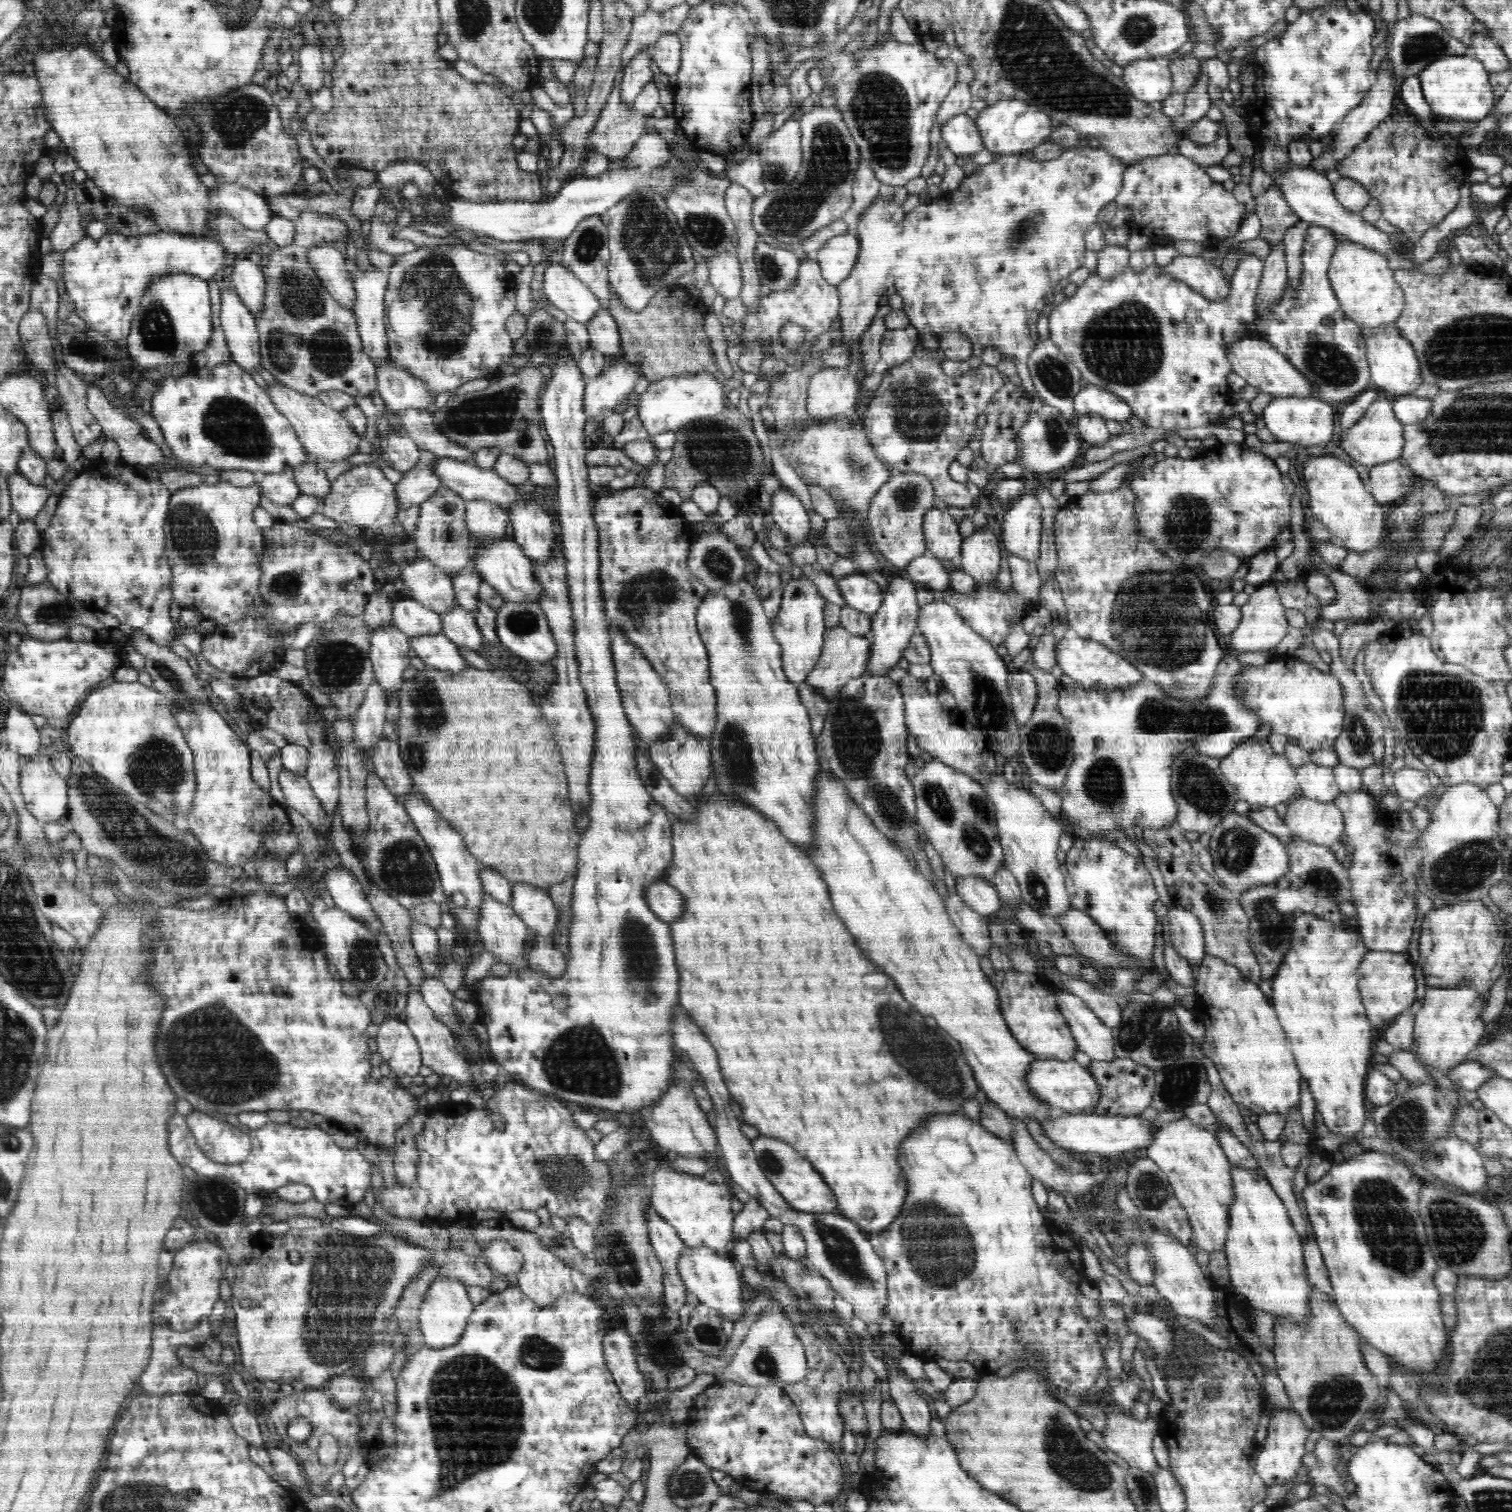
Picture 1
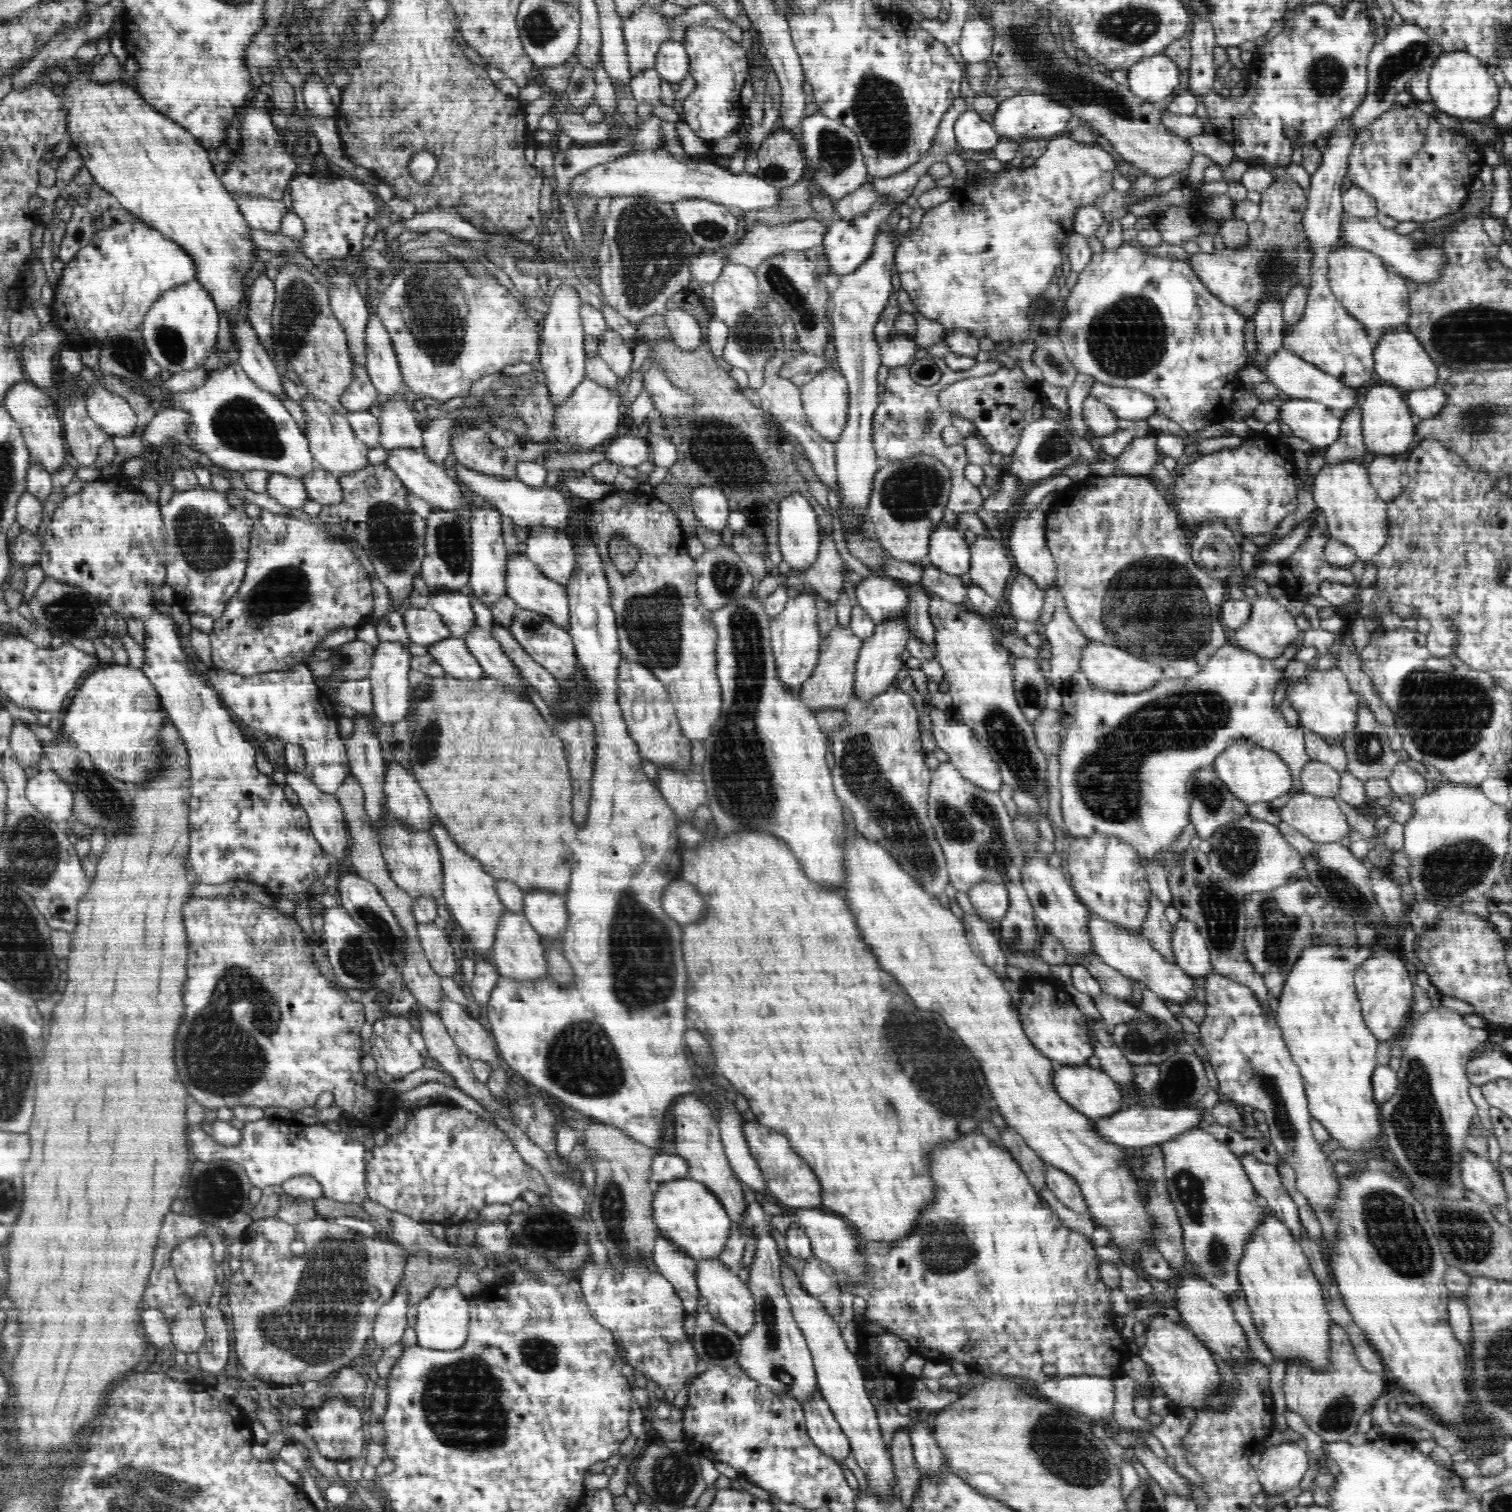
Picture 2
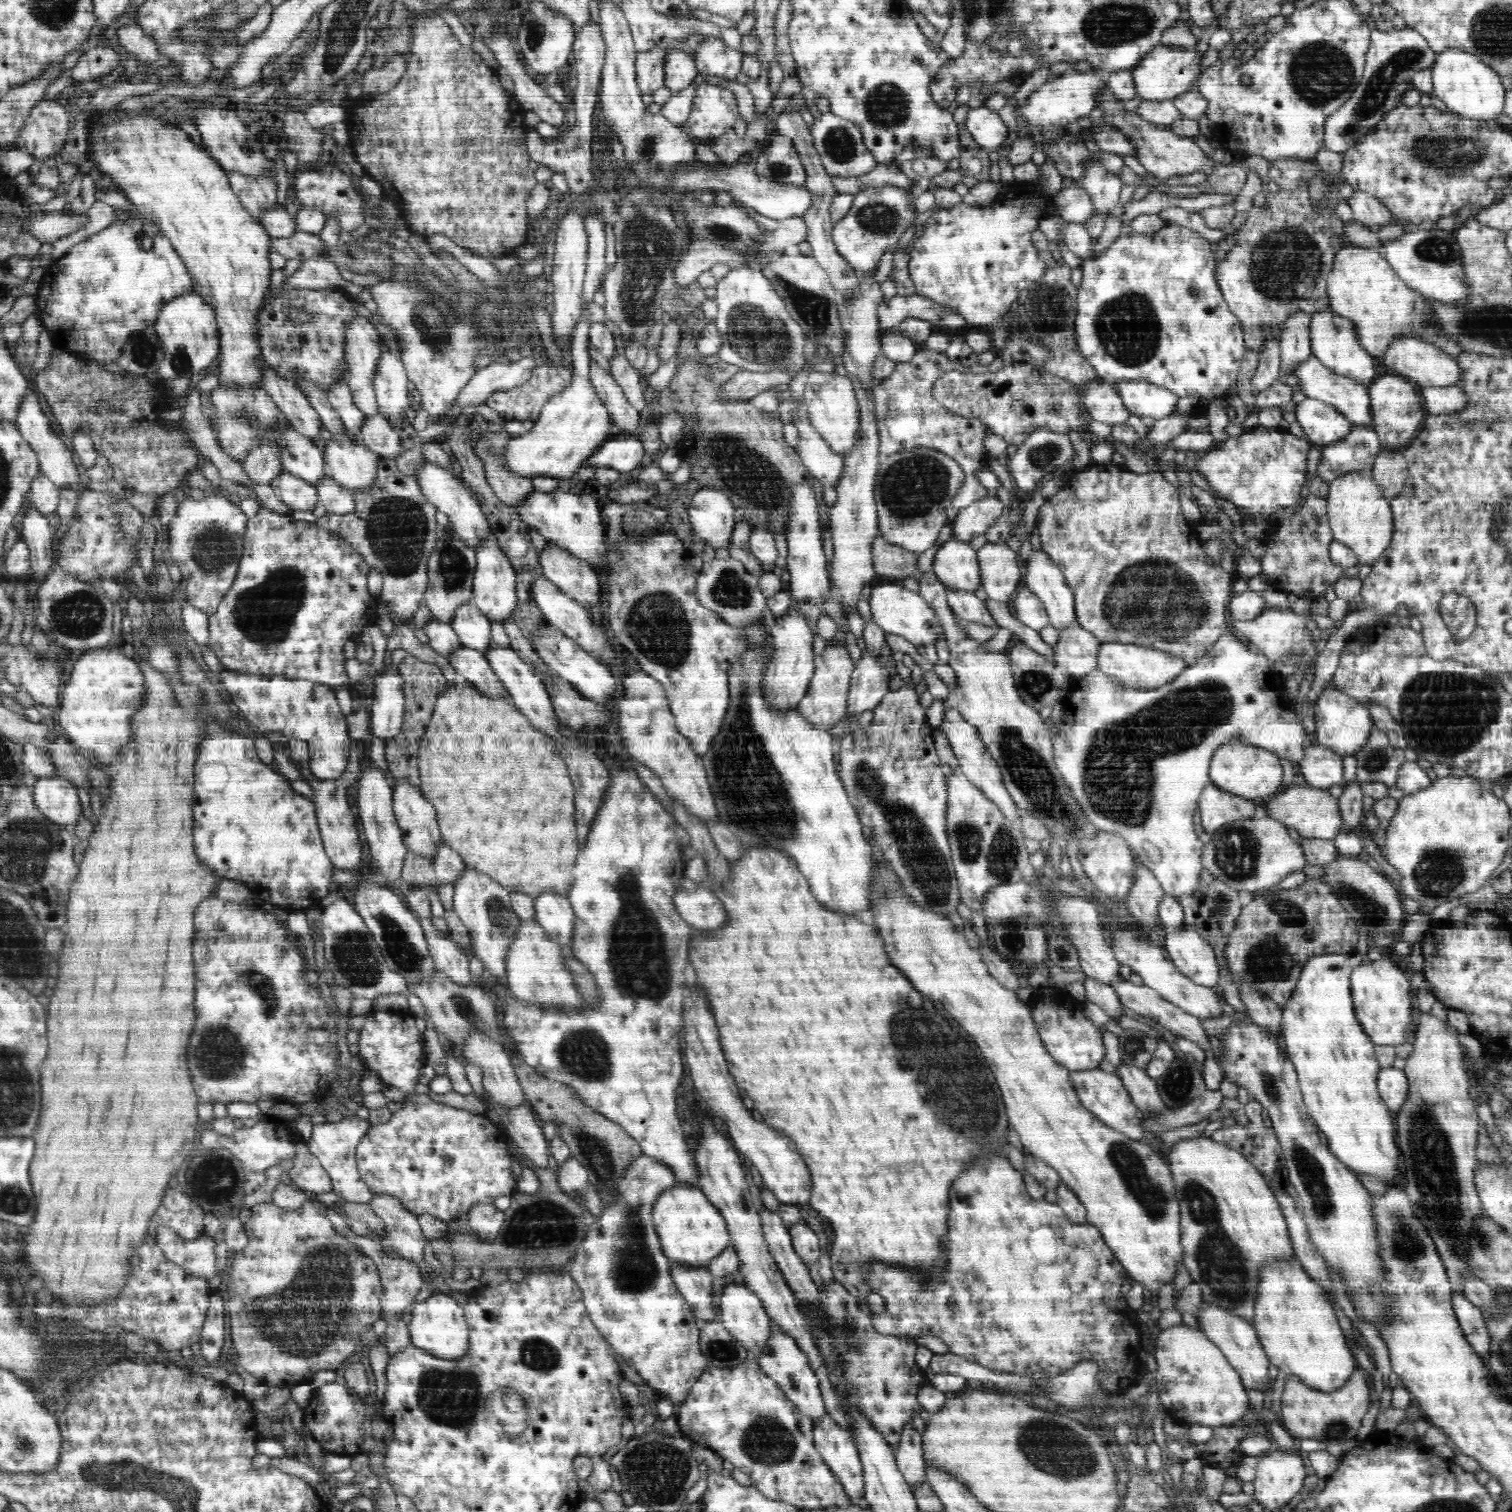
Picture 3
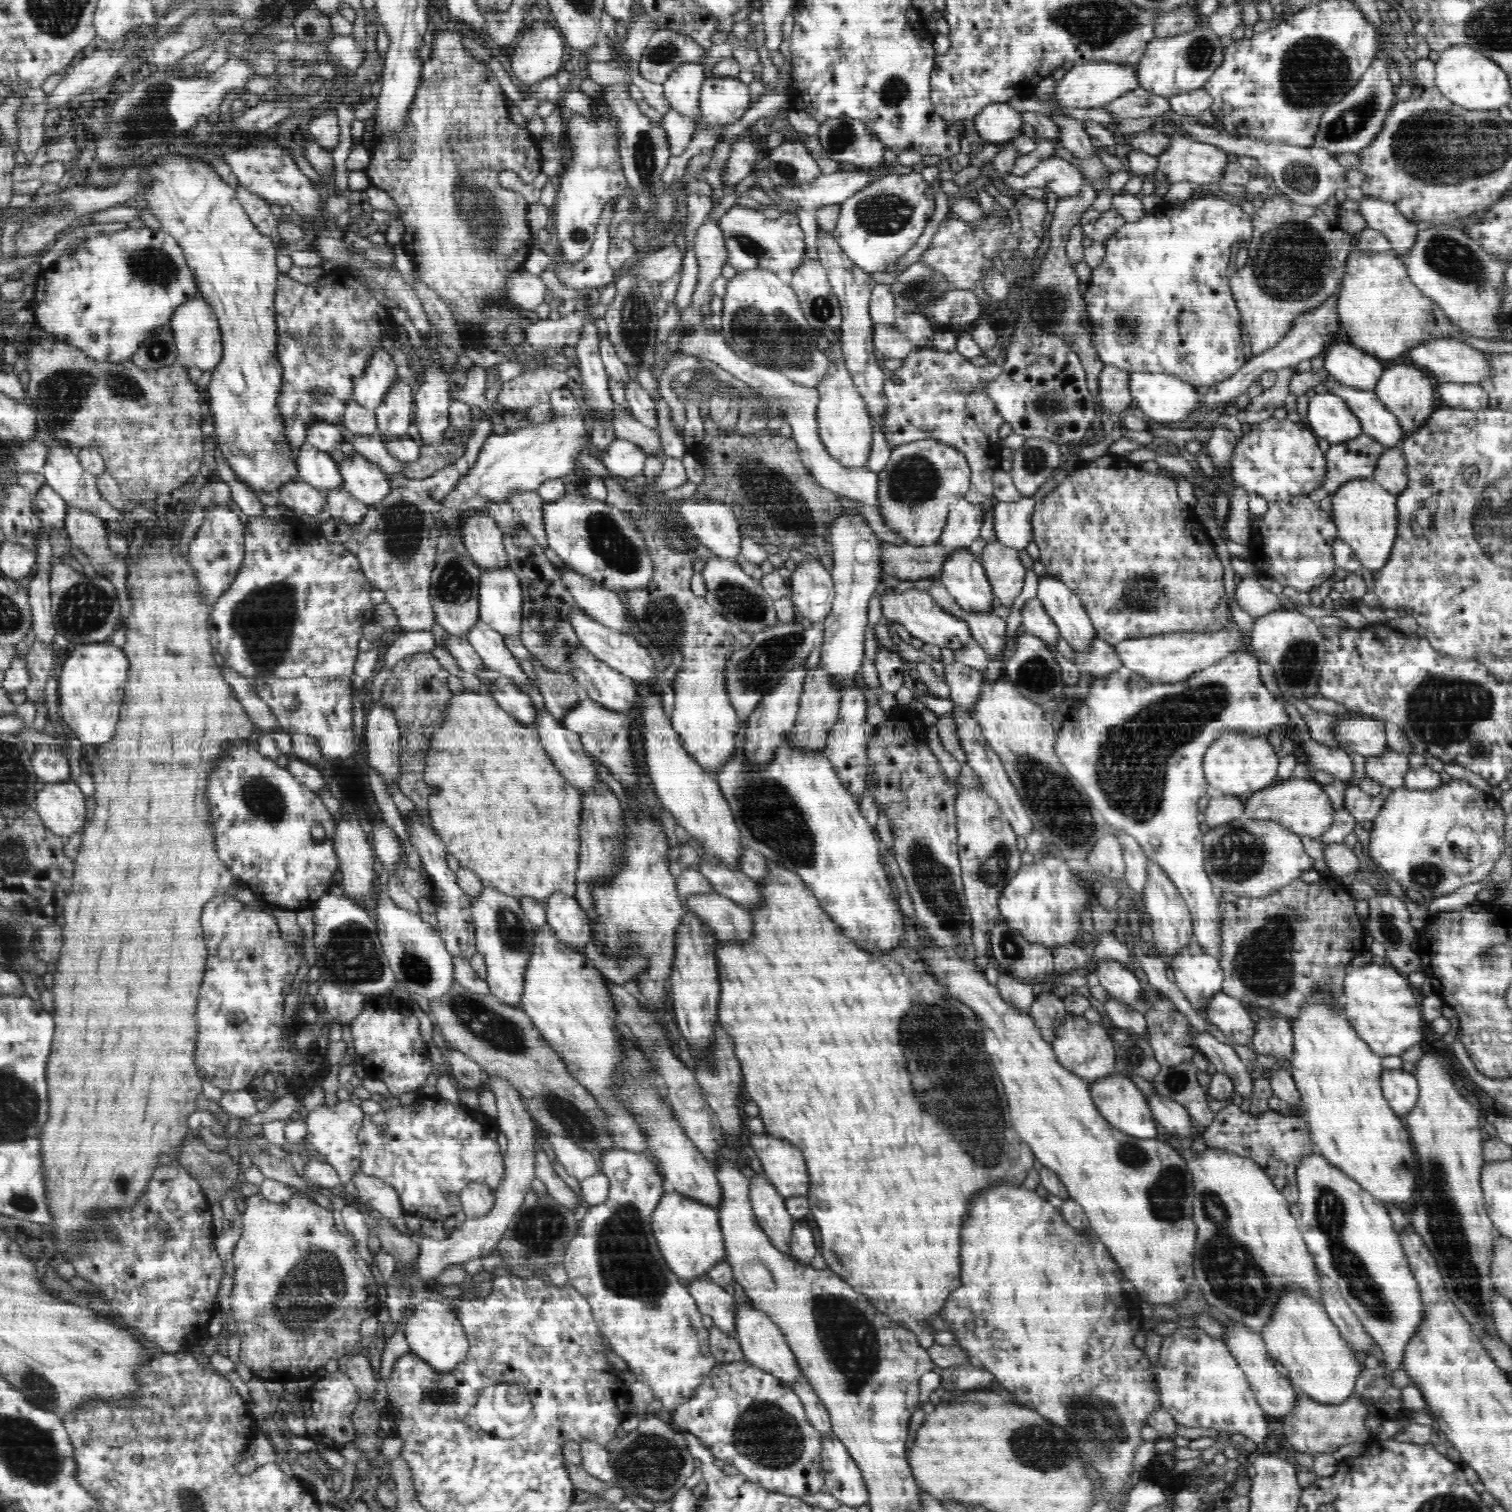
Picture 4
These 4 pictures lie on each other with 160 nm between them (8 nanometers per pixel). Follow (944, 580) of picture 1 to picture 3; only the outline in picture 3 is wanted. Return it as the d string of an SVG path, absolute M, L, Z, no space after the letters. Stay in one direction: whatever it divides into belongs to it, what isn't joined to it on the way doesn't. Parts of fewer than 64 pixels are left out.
M947 588L947 602L954 615L960 616L960 619L966 621L984 624L991 628L998 628L996 620L992 618L985 602L976 597L973 592L965 592L964 590L952 590Z

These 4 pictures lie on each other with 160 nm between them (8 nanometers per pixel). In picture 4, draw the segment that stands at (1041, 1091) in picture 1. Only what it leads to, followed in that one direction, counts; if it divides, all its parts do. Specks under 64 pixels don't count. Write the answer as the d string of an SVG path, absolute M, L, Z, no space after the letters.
M1115 1073L1091 1082L1090 1097L1104 1120L1107 1120L1114 1128L1141 1139L1157 1138L1157 1122L1152 1118L1152 1113L1147 1106L1147 1097L1131 1078Z

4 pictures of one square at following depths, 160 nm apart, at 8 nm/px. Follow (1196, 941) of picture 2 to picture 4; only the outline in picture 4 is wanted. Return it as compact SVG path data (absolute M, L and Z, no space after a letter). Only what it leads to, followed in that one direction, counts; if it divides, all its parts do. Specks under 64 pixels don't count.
M1194 941L1173 956L1170 966L1170 971L1173 971L1171 977L1183 992L1186 1001L1190 1001L1201 1019L1210 1024L1205 1004L1223 990L1224 975L1218 957L1204 951Z

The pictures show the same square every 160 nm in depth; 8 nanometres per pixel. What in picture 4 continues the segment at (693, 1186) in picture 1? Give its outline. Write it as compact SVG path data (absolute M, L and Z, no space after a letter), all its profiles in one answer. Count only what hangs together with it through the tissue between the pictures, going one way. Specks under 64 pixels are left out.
M669 1190L662 1195L650 1219L659 1251L670 1270L683 1283L706 1275L715 1264L724 1261L726 1251L719 1225L719 1212L712 1205Z

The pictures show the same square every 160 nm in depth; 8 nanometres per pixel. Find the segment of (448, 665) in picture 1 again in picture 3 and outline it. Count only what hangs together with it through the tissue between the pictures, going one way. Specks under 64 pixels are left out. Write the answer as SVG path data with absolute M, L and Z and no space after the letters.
M462 646L446 655L458 677L468 681L476 691L492 699L510 699L498 677L494 675L484 653L472 646Z

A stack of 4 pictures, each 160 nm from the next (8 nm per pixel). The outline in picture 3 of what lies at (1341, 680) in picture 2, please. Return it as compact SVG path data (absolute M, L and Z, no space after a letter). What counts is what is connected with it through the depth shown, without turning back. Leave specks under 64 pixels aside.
M1330 683L1326 684L1324 692L1317 696L1313 704L1313 719L1316 727L1316 744L1330 748L1340 755L1352 755L1356 752L1365 740L1368 740L1368 735L1374 728L1367 705L1359 703L1344 692L1333 690Z

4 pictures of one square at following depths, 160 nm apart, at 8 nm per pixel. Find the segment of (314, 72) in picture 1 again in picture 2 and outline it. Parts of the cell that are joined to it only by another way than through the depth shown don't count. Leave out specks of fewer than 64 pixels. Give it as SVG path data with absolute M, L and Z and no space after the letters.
M323 73L310 74L304 82L304 101L308 113L313 116L328 118L336 116L338 106L333 104L328 94L327 84L323 82Z

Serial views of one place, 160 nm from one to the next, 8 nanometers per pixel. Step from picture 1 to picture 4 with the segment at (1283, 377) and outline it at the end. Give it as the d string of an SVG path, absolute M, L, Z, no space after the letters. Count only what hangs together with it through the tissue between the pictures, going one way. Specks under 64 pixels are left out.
M1332 376L1324 384L1330 394L1341 398L1356 415L1362 433L1370 435L1386 448L1400 446L1407 437L1396 416L1380 402L1374 391L1342 385Z

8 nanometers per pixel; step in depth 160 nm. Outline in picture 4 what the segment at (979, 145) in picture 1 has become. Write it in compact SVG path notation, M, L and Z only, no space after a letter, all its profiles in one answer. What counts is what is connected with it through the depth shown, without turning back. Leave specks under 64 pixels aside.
M993 103L974 117L974 127L985 143L1006 144L1022 135L1022 113L1015 112L1007 103Z

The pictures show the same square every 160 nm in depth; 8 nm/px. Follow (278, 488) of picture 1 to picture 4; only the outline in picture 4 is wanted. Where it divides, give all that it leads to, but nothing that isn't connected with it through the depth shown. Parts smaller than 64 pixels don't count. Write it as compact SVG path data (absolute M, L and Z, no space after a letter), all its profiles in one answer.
M298 478L283 484L279 492L281 505L308 517L316 517L326 506L326 490L314 488Z

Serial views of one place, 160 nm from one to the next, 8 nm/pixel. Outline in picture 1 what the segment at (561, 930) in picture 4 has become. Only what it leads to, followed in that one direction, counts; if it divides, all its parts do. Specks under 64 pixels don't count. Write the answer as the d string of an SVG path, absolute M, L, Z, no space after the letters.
M513 883L509 905L534 934L551 936L559 912L546 890L528 883Z

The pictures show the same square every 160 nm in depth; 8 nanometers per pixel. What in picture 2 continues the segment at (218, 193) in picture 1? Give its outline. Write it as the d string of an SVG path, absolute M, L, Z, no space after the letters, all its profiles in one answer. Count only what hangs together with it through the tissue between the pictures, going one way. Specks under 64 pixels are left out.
M233 196L240 213L252 229L278 232L282 218L288 210L281 200L262 196Z

